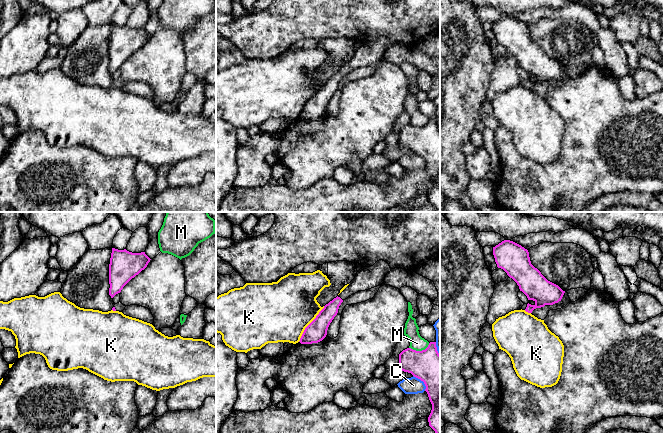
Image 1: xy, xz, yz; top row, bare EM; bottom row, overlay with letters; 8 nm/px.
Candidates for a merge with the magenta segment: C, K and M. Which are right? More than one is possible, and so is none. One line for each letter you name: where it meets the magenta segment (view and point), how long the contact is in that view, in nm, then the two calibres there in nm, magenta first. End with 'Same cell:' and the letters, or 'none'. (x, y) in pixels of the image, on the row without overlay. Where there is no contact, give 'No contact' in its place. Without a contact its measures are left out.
Same cell: none

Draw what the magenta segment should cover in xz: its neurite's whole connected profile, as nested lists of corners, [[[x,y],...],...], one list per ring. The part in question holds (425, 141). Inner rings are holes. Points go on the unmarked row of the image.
[[[430,118],[422,127],[403,126],[399,130],[399,144],[424,158],[432,180],[429,202],[440,212],[440,130],[436,118]]]

